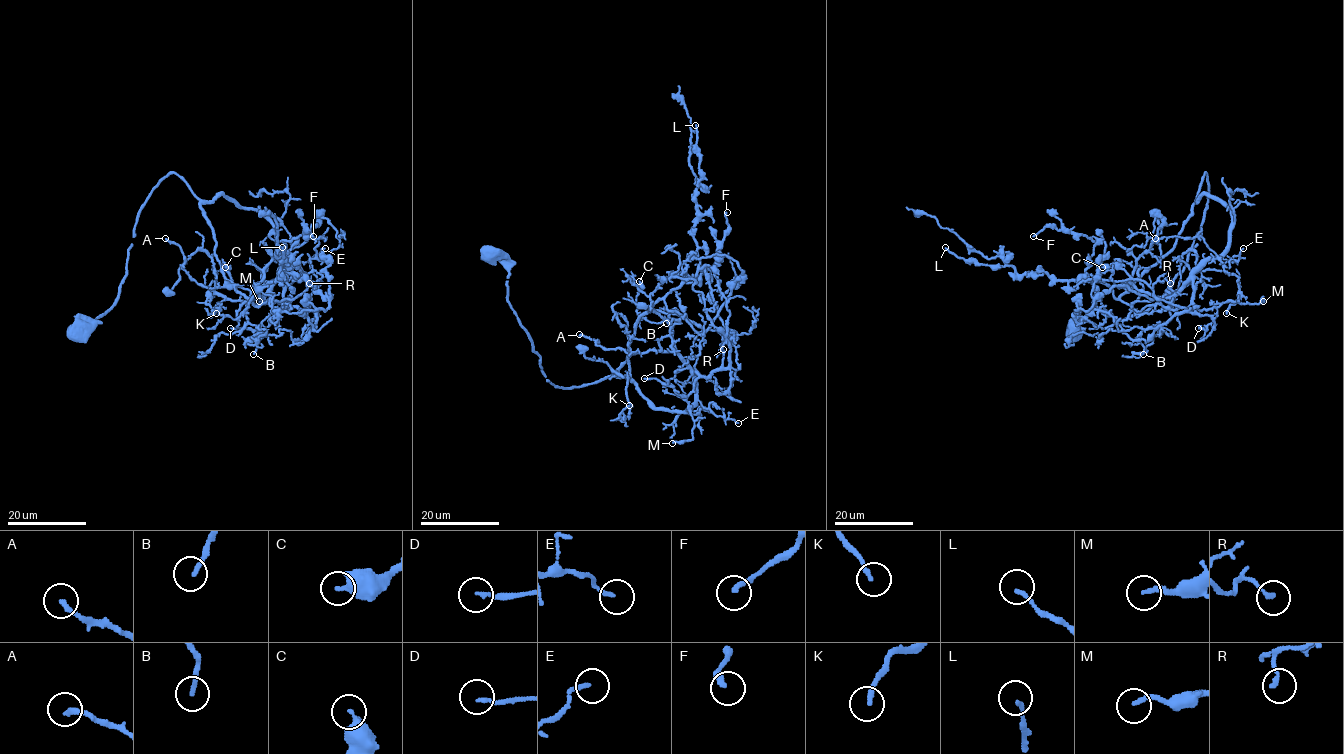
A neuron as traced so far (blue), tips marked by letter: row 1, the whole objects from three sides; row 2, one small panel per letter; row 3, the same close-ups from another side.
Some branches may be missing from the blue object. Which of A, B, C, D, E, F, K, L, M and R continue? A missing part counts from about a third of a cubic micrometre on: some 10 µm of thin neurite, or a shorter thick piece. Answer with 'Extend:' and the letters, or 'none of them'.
Extend: A, B

